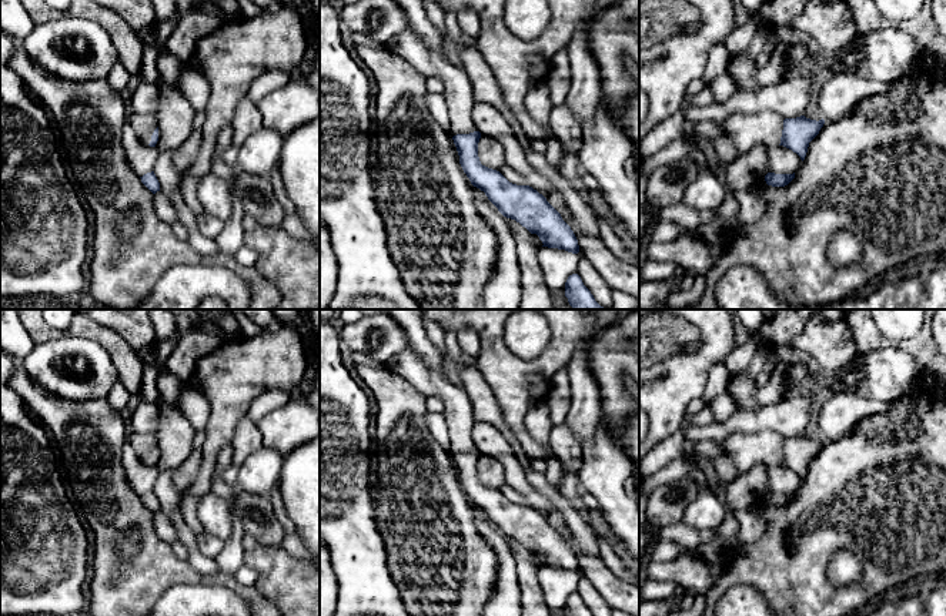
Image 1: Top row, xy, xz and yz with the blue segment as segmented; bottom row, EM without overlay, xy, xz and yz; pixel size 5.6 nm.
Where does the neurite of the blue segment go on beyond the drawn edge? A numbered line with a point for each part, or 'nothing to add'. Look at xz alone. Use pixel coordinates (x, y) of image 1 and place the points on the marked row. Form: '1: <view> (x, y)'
1: xz (457, 90)

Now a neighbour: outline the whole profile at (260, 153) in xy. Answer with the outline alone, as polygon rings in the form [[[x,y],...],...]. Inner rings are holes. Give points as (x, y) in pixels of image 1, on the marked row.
[[[261,127],[240,147],[235,170],[270,177],[278,165],[284,137],[271,128]]]

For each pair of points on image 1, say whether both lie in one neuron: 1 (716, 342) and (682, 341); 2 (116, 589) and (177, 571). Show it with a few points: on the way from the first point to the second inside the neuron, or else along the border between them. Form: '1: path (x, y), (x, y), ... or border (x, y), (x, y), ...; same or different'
1: border (695, 325), (698, 344), (668, 357); different
2: path (131, 573), (134, 571), (161, 571); same

